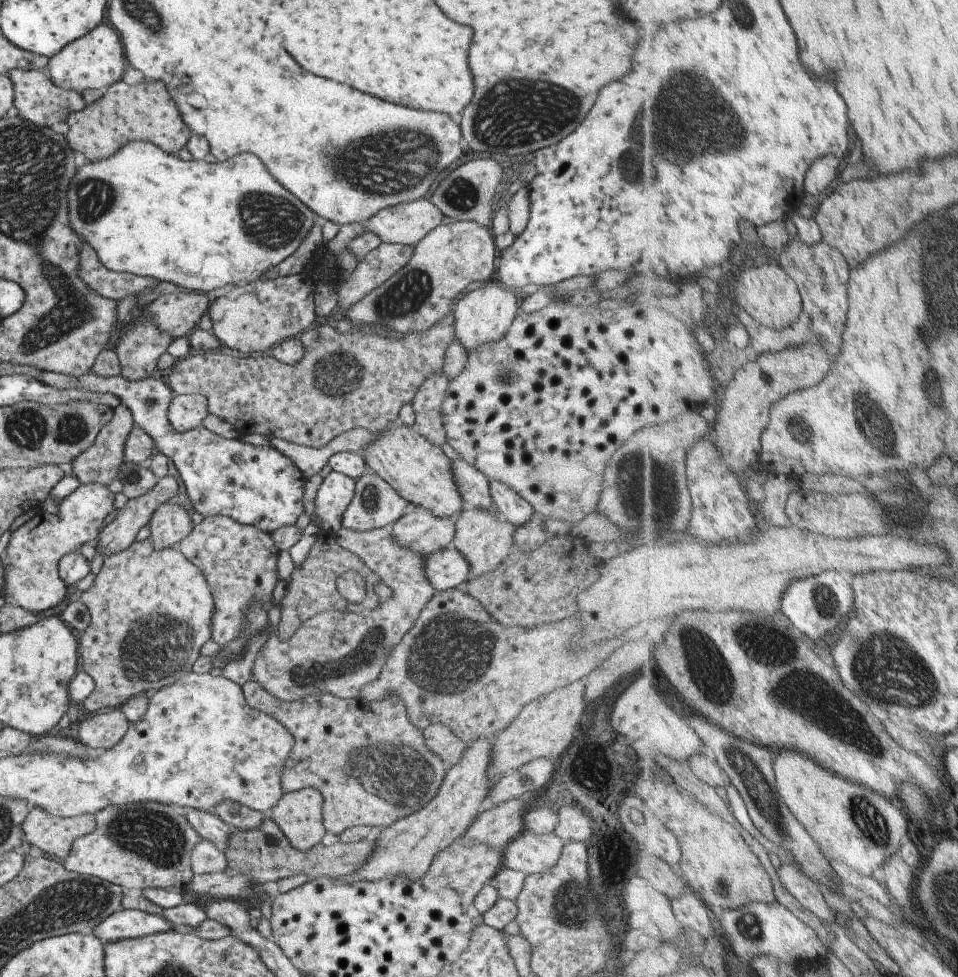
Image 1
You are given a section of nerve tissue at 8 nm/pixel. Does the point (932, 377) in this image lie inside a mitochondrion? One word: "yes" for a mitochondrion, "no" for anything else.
yes

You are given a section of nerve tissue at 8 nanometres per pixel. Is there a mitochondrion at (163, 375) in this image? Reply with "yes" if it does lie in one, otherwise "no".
no

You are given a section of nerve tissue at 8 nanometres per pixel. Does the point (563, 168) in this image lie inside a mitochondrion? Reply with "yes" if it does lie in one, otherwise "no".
no

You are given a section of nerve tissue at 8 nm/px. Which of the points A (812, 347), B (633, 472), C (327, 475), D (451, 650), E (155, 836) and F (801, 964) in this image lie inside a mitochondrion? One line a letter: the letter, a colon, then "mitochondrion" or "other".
A: other
B: mitochondrion
C: other
D: mitochondrion
E: mitochondrion
F: other

